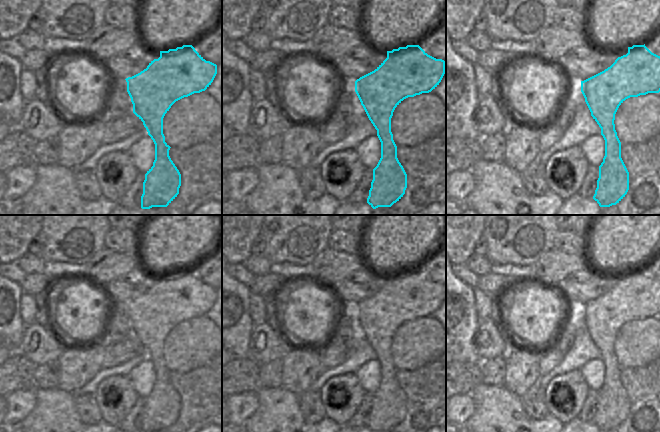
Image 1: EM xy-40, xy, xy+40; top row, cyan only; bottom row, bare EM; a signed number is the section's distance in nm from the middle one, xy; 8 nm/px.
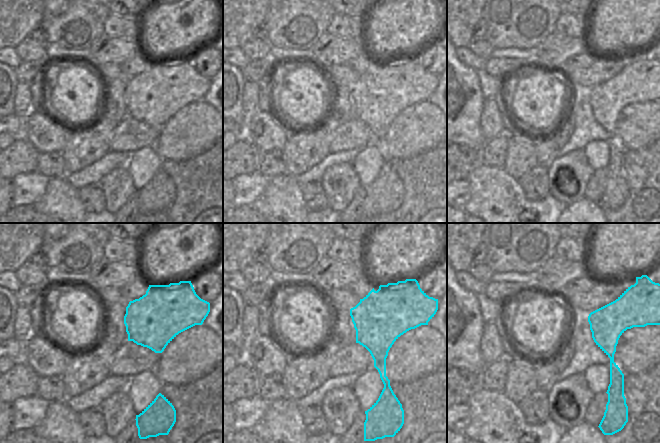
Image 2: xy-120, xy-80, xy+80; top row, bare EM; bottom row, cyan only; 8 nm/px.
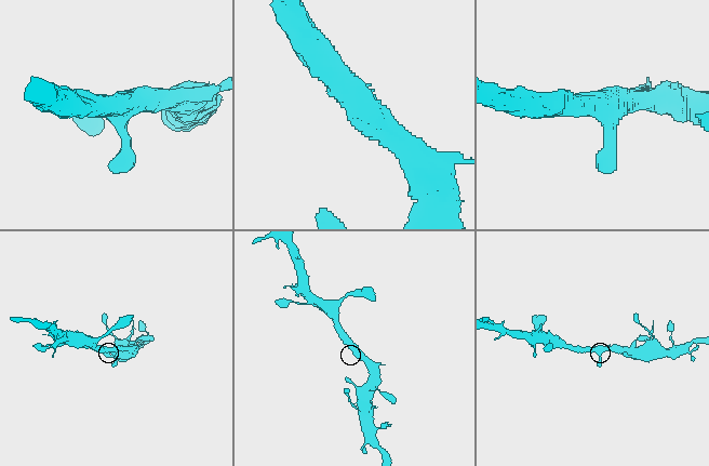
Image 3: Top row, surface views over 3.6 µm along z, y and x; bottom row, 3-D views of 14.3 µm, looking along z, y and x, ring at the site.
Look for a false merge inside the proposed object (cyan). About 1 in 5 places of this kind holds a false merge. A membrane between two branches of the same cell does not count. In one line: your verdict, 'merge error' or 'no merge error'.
no merge error

